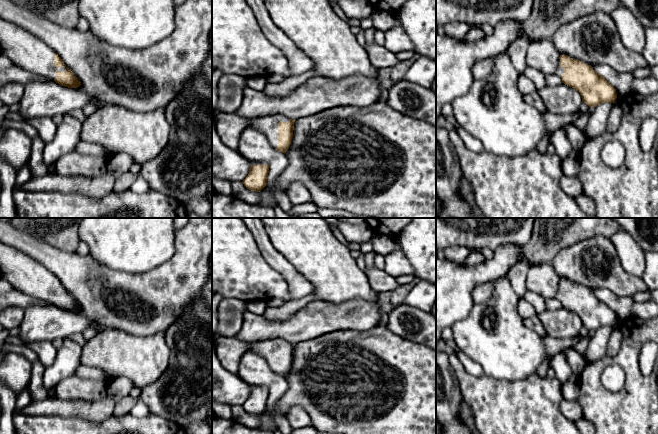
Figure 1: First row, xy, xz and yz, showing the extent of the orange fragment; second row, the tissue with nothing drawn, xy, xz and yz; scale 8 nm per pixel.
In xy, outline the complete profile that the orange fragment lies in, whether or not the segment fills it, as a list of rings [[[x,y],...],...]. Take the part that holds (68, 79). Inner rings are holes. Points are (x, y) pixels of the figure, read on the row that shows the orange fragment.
[[[0,18],[0,54],[8,57],[15,65],[43,76],[49,80],[54,80],[61,86],[77,88],[81,82],[66,67],[63,60],[48,45],[38,37],[32,35],[24,28]]]

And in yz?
[[[560,55],[556,74],[562,83],[576,89],[582,102],[589,107],[596,107],[605,102],[614,103],[617,98],[616,89],[588,64]]]

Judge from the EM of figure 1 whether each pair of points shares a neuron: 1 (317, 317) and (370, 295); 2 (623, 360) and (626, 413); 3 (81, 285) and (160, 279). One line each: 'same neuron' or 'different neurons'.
1: different neurons
2: same neuron
3: same neuron

